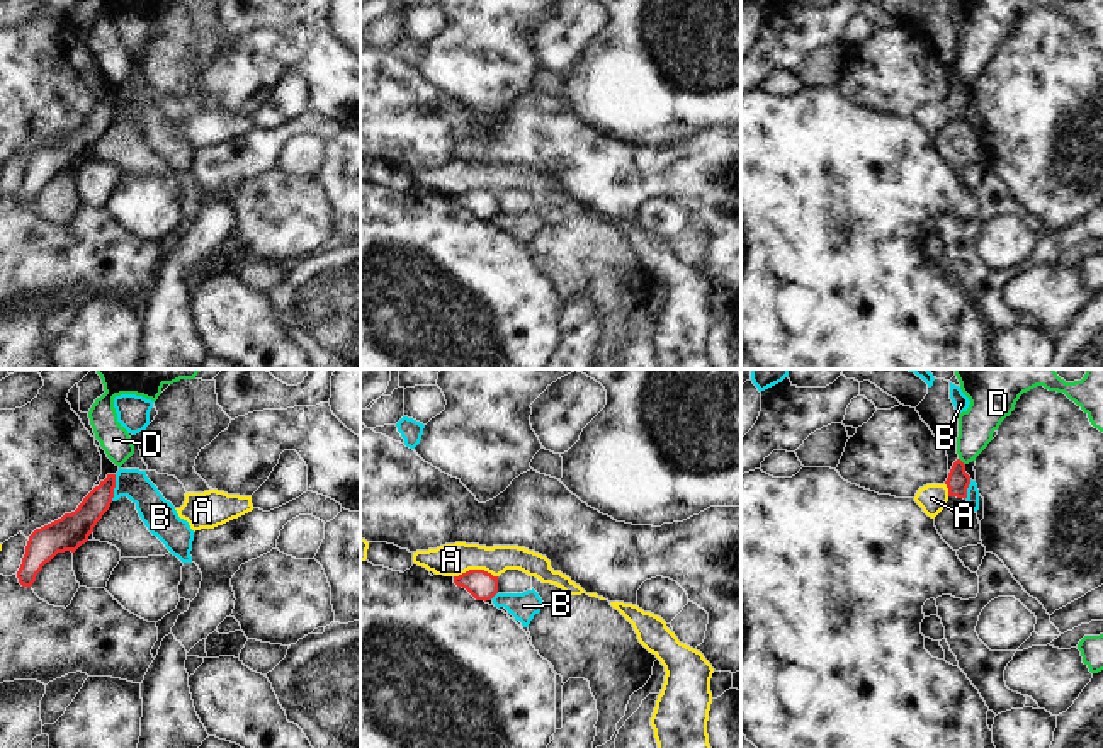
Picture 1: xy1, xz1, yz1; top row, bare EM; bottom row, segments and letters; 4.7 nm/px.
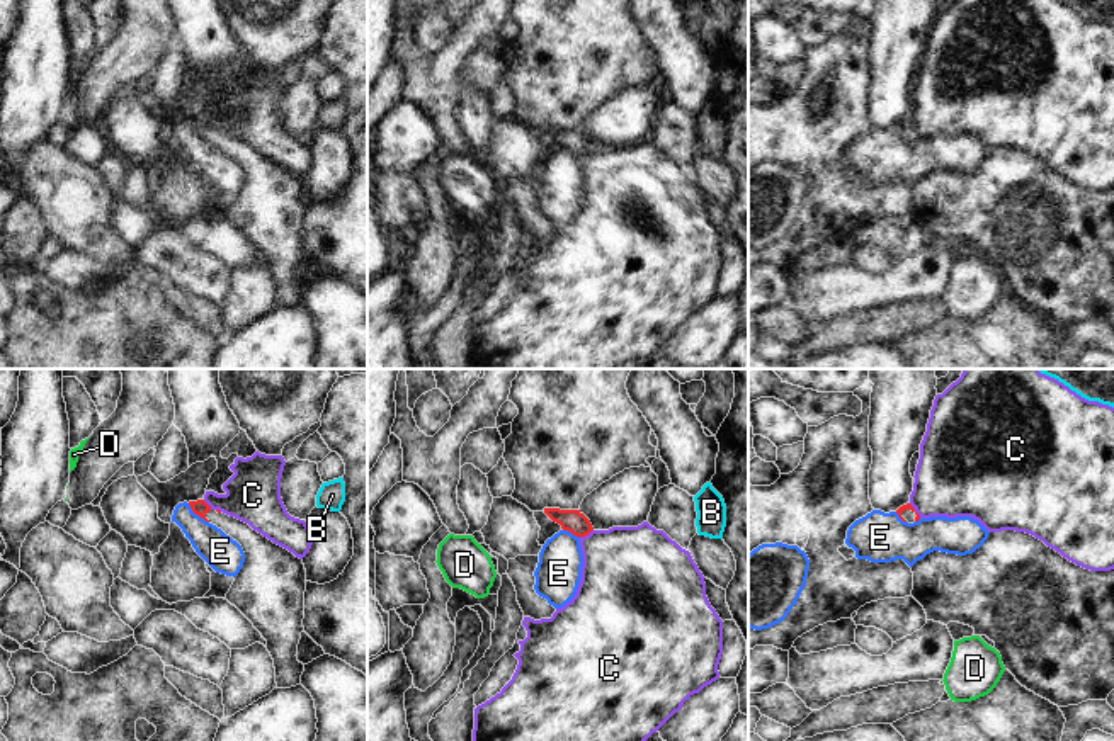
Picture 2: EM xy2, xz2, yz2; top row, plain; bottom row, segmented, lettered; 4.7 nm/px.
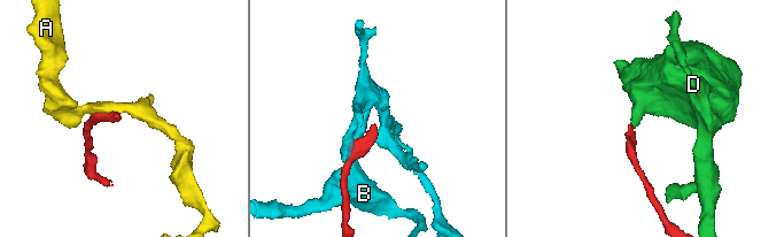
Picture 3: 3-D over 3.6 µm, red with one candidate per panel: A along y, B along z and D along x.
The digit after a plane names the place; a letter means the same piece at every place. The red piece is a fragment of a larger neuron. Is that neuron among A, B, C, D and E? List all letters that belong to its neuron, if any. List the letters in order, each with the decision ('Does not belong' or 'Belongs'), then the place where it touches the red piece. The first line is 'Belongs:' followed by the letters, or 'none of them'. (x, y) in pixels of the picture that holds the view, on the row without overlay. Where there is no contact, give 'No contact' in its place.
Belongs: none of them
A: Does not belong. Touches red at xz1 (475, 189)
B: Does not belong. Touches red at xy1 (113, 107)
C: Does not belong. Touches red at xz2 (585, 153)
D: Does not belong. Touches red at yz1 (961, 80)
E: Does not belong. Touches red at xy2 (198, 133).

